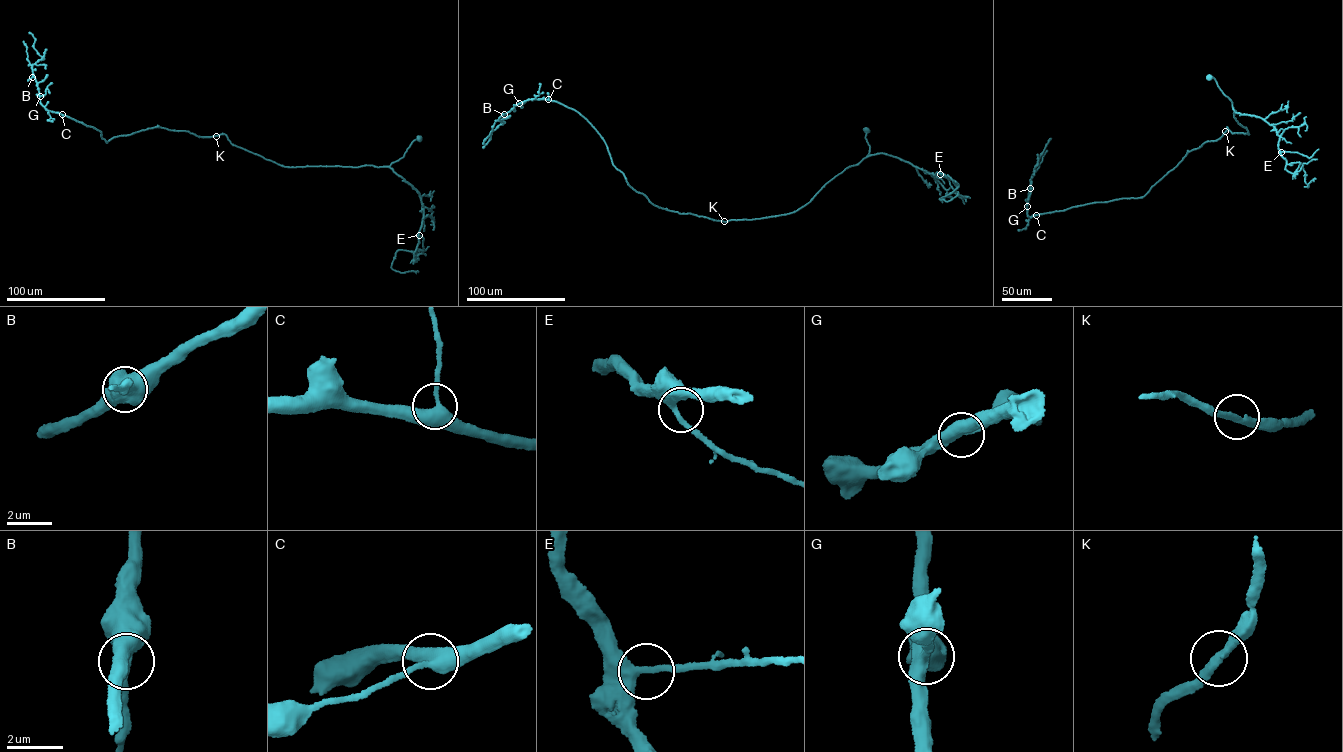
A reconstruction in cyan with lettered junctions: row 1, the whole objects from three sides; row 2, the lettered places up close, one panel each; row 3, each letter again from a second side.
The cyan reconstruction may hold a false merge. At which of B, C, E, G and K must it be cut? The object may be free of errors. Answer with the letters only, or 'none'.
none

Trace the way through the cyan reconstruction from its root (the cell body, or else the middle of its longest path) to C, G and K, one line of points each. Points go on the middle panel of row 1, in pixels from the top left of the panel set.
C: (866, 130), (867, 156), (804, 206), (786, 214), (725, 222), (653, 204), (628, 184), (586, 119), (548, 99)
G: (866, 130), (867, 156), (804, 206), (725, 222), (653, 204), (573, 109), (519, 103)
K: (866, 130), (870, 147), (867, 156), (828, 181), (804, 206), (786, 214), (724, 221)

